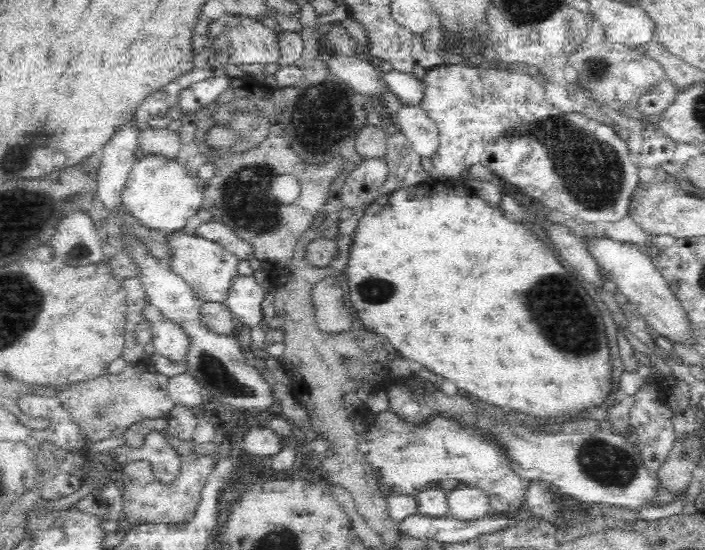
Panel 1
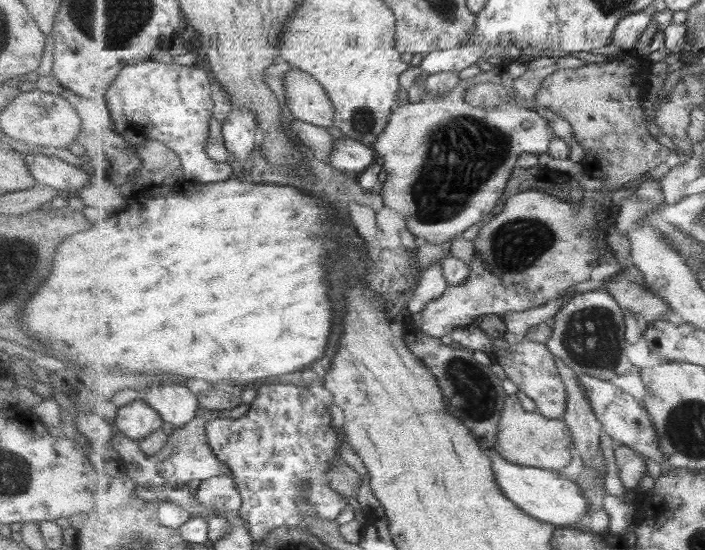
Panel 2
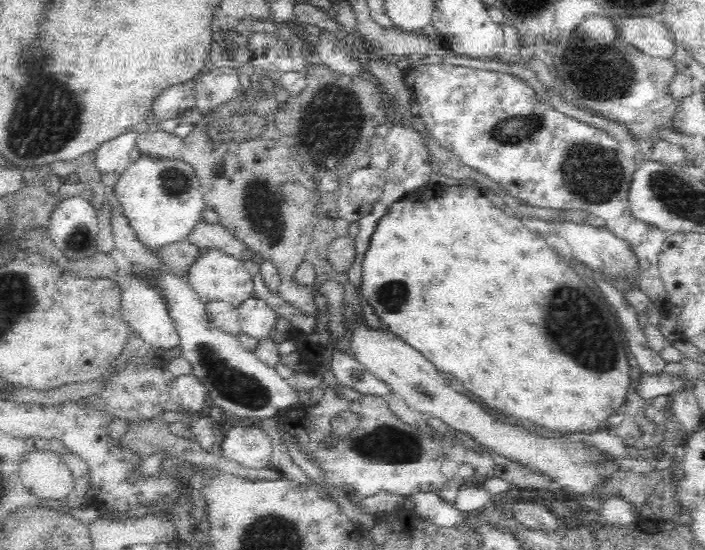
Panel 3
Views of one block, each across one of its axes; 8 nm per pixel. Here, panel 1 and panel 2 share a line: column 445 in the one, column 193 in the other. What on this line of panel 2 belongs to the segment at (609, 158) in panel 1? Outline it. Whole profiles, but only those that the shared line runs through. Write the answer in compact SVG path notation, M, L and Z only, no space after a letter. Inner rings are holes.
M141 61L123 67L106 96L114 128L139 146L153 139L169 145L182 162L183 176L201 183L227 180L234 165L214 162L205 150L209 120L214 117L215 100L209 72L204 65L166 64Z

